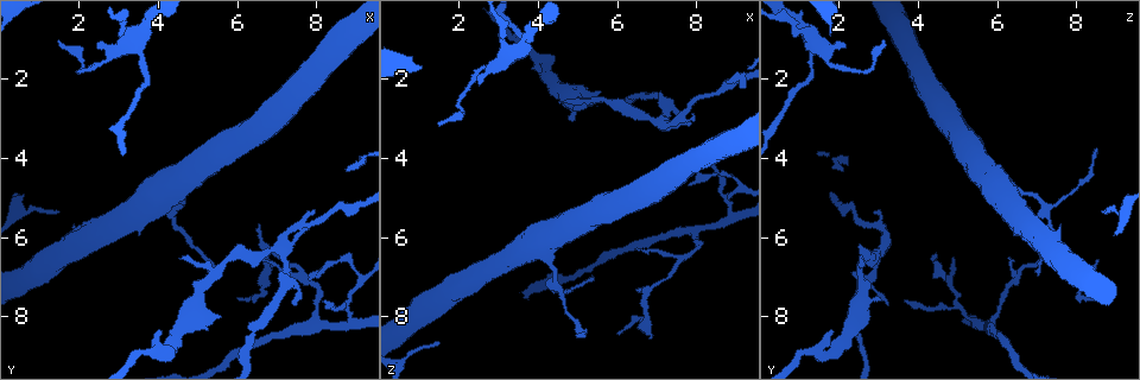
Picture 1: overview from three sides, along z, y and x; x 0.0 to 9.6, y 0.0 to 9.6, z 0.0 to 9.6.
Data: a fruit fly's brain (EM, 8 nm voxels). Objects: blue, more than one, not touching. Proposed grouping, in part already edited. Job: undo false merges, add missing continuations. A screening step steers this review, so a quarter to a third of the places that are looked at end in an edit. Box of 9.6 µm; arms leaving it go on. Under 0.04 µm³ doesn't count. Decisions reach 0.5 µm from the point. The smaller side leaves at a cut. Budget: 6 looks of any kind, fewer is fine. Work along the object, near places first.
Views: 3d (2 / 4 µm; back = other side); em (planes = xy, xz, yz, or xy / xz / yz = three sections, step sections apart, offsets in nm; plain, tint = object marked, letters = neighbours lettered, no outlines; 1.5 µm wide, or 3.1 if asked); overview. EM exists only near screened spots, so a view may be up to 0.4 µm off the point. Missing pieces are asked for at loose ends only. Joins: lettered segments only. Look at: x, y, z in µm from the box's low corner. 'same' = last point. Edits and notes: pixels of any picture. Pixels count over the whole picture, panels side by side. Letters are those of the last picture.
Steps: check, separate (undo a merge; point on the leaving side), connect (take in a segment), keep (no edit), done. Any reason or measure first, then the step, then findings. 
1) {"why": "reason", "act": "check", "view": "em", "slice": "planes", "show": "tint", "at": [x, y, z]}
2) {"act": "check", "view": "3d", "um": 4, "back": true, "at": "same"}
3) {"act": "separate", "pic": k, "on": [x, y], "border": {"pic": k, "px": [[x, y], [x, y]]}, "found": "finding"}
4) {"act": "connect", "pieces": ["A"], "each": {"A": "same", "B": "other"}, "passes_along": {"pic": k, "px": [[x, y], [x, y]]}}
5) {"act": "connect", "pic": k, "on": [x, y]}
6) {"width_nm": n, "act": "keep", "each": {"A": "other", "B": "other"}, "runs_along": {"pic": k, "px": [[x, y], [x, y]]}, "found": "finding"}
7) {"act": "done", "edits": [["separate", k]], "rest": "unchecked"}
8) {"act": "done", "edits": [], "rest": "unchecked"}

{"why": "side arm on a straight run", "act": "check", "view": "3d", "um": 2, "at": [9.00, 8.25, 5.45]}

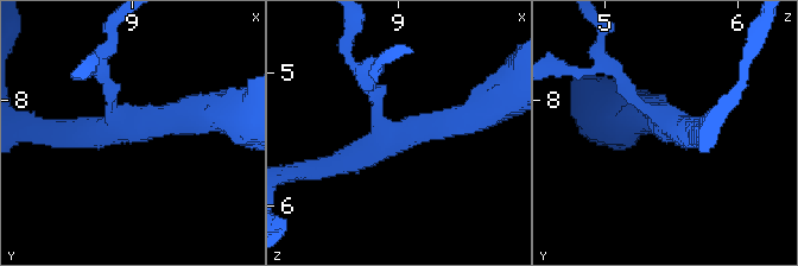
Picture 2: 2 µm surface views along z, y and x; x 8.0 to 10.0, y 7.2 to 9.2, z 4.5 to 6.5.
{"act": "check", "view": "em", "slice": "planes", "show": "letters", "at": [9.00, 8.20, 5.44]}

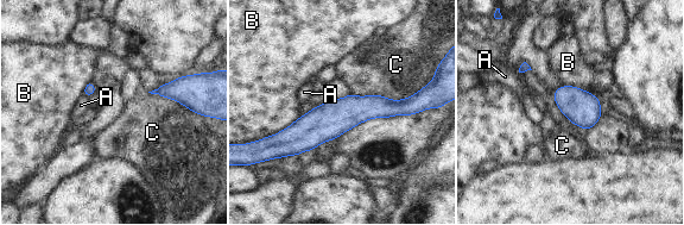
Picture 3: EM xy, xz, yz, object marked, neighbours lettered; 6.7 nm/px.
{"act": "keep", "each": {"A": "other", "B": "other", "C": "other"}, "found": "one neuron here"}

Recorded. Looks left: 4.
{"why": "branch stops here", "act": "check", "view": "3d", "um": 2, "at": [7.80, 7.10, 4.65]}

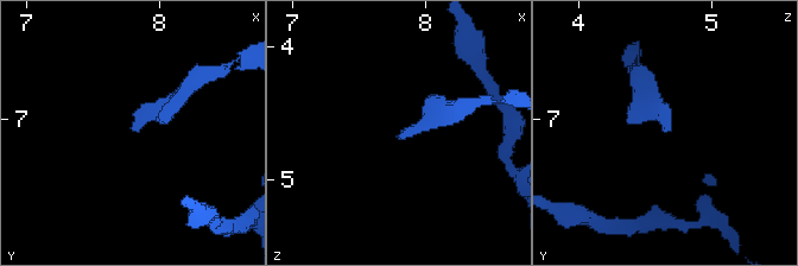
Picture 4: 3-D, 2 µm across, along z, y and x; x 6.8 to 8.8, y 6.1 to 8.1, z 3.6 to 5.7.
{"why": "now the EM", "act": "check", "view": "em", "slice": "planes", "show": "letters", "at": [7.80, 7.06, 4.68]}

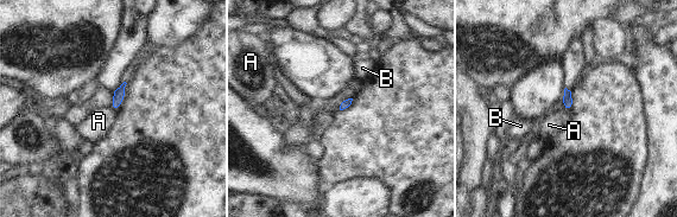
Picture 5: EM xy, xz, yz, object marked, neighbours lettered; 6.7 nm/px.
{"act": "keep", "each": {"A": "other", "B": "other"}, "border": {"pic": 5, "px": [[563, 109], [570, 110]]}, "found": "no lettered segment goes on from it"}

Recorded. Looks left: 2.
{"why": "tapers out", "act": "check", "view": "em", "slice": "xz", "step": 8, "show": "letters", "at": [6.05, 7.50, 8.40]}

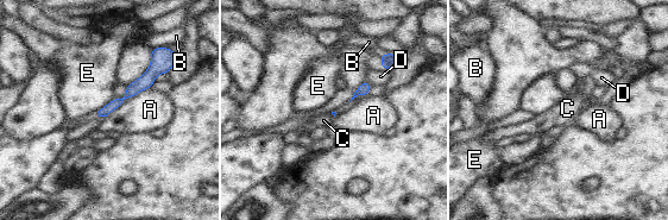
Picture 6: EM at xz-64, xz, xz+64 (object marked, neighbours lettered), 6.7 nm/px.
{"act": "check", "view": "em", "slice": "planes", "show": "letters", "at": "same"}

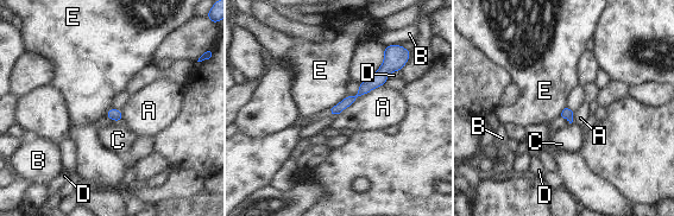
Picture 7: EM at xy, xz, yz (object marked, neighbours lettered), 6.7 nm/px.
{"longest_contact_nm": ["A", 360], "act": "keep", "each": {"A": "other", "B": "other", "C": "other", "D": "other", "E": "other"}, "found": "none of them fits"}

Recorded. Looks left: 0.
{"act": "done", "edits": [], "rest": "unchecked"}

